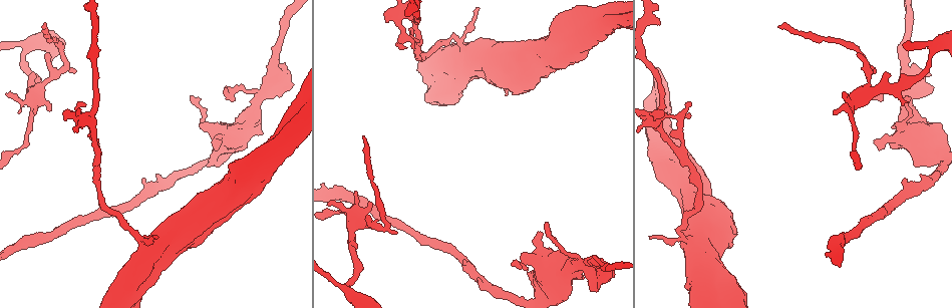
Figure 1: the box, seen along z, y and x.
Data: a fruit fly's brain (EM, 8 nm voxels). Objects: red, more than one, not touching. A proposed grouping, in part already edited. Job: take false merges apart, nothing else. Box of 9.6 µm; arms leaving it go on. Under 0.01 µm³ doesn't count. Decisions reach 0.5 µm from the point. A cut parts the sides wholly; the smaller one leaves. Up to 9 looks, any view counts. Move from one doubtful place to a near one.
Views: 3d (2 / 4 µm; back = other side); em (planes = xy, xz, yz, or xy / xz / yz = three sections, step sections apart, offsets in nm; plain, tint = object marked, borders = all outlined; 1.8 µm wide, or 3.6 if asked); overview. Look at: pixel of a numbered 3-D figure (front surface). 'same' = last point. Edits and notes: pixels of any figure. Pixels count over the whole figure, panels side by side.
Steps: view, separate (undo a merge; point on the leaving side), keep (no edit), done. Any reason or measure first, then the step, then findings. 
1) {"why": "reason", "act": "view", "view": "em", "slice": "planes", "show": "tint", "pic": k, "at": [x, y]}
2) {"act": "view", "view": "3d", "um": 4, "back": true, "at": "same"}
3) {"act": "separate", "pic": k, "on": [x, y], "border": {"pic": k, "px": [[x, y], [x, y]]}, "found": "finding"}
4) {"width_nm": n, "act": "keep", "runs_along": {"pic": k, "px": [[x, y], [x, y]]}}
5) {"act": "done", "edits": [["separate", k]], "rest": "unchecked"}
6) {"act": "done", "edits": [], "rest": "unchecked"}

{"why": "closes a loop", "act": "view", "view": "em", "slice": "planes", "show": "plain", "pic": 1, "at": [657, 120]}

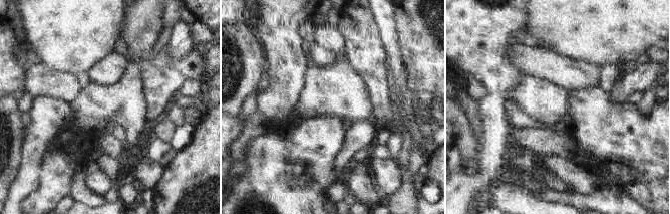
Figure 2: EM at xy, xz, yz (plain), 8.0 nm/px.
{"act": "view", "view": "em", "slice": "planes", "show": "tint", "at": "same"}

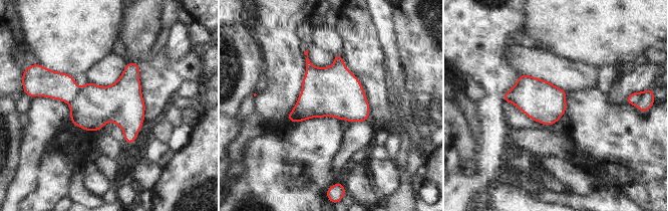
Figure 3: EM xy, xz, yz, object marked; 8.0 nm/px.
{"width_nm": 320, "act": "keep", "found": "one neuron here"}

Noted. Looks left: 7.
{"why": "sharp bend", "act": "view", "view": "em", "um": 3.6, "slice": "xz", "step": 8, "show": "tint", "pic": 1, "at": [691, 239]}

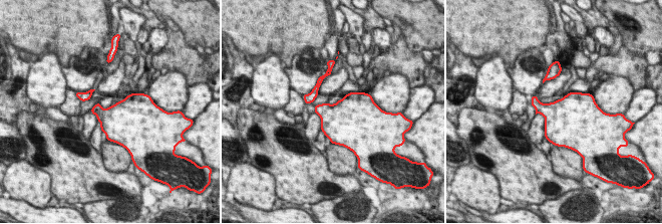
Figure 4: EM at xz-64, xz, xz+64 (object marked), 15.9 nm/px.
{"width_nm": 420, "act": "keep", "found": "all the same neuron"}

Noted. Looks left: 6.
{"why": "calibre changes", "act": "view", "view": "em", "slice": "xz", "step": 8, "show": "tint", "pic": 1, "at": [904, 94]}

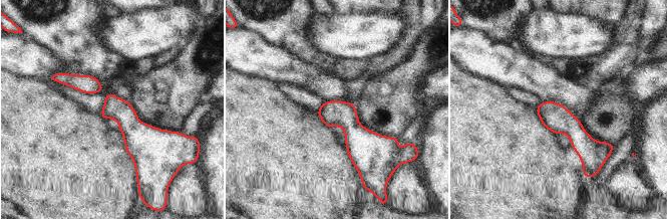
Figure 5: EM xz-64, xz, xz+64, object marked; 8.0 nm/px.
{"act": "view", "view": "em", "slice": "planes", "show": "tint", "at": "same"}

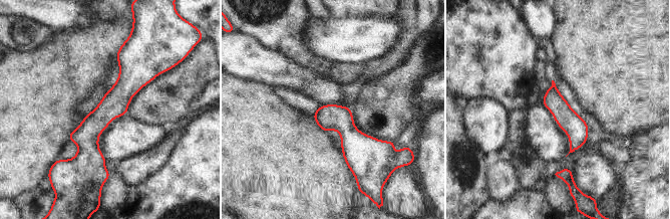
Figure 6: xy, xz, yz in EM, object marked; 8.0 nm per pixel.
{"act": "keep", "runs_along": {"pic": 6, "px": [[123, 53], [125, 87], [91, 127], [103, 172]]}, "found": "one neuron here"}

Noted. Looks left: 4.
{"act": "view", "view": "em", "slice": "planes", "show": "tint", "pic": 1, "at": [865, 94]}

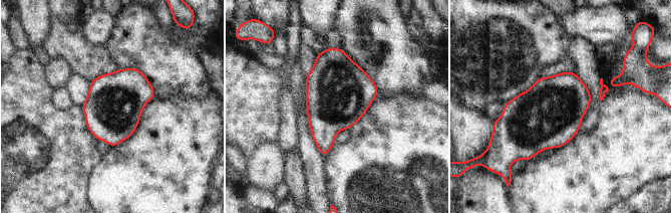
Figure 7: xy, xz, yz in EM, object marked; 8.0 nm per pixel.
{"act": "keep", "found": "one neuron here"}

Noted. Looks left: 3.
{"act": "done", "edits": [], "rest": "unchecked"}

